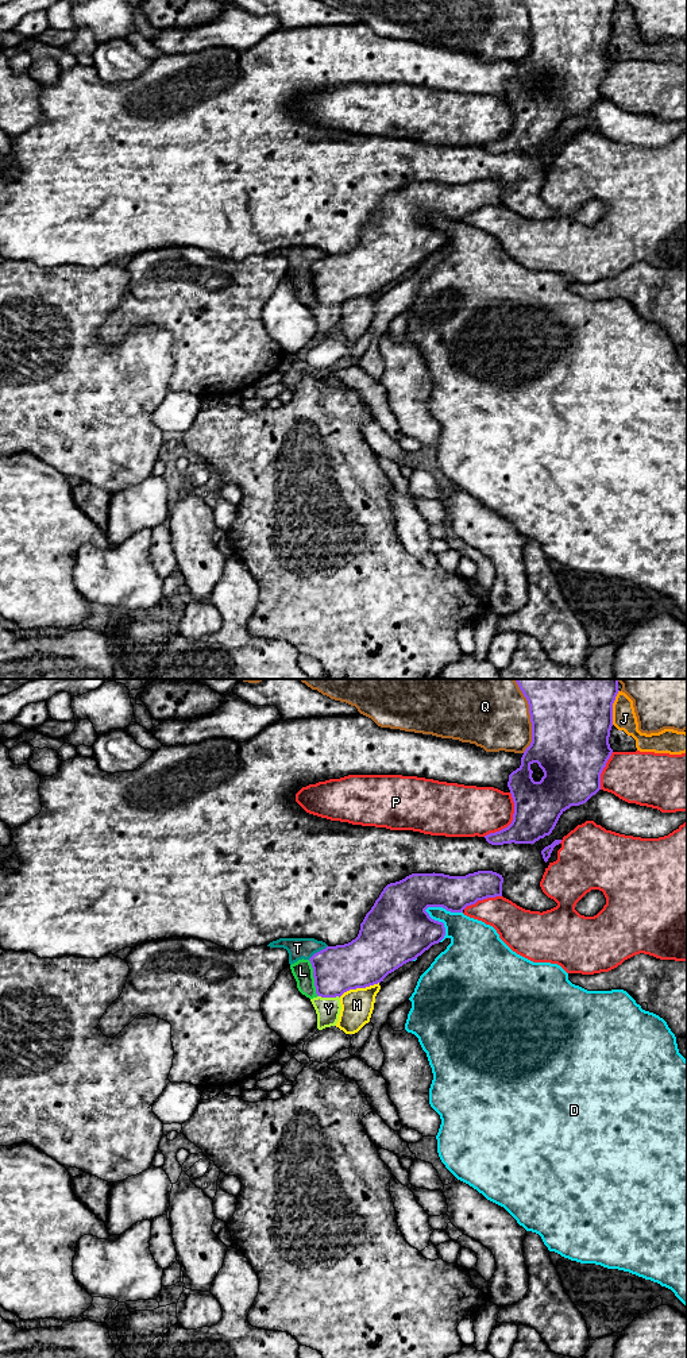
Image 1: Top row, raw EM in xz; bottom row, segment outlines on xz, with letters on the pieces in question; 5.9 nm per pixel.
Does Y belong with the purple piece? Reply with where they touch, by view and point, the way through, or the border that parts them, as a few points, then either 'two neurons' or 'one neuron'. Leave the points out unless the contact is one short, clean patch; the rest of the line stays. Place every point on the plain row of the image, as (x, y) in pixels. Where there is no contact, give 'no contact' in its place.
xz (328, 305) | across xz (336, 278), (328, 297), (328, 305), (328, 317) | one neuron

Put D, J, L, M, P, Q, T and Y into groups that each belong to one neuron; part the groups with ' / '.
D / J / L T / M / P / Q / Y

